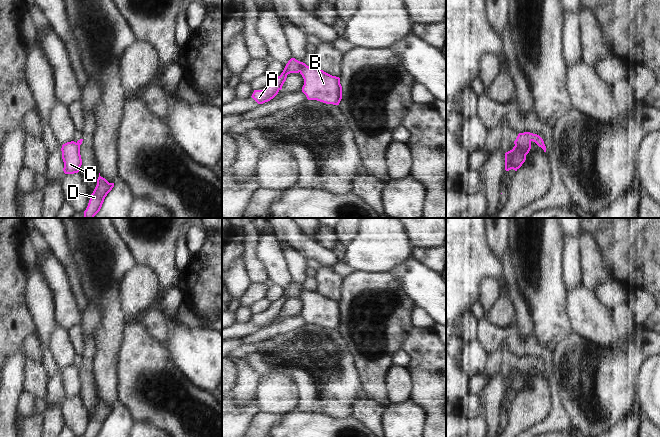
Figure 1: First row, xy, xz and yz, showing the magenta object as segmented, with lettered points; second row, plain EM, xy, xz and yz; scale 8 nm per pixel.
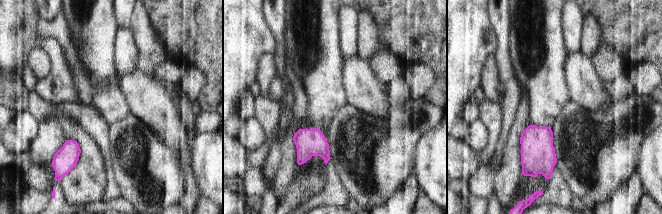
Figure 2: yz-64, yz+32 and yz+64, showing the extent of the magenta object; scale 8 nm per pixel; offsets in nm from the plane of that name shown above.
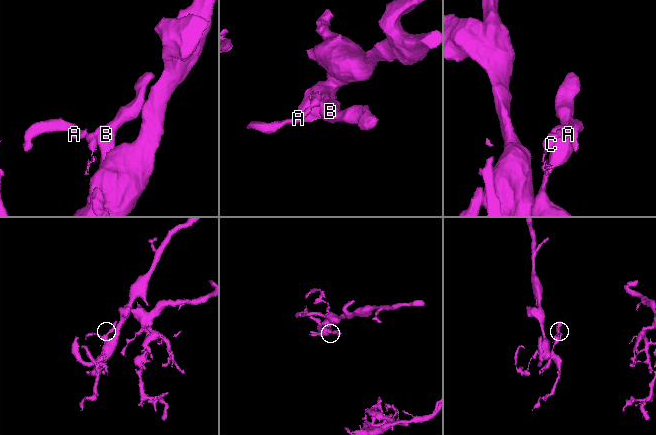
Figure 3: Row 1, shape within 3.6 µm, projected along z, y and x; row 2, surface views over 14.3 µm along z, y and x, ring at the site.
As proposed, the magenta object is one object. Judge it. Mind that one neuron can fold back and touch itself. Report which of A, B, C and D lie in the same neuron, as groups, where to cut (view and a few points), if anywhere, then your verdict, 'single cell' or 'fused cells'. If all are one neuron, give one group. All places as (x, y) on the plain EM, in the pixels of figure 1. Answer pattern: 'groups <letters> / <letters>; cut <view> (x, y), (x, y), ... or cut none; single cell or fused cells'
groups A C / B D; cut yz (515, 368), (525, 379); fused cells

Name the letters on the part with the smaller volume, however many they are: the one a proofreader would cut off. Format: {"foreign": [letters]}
{"foreign": ["A", "C"]}

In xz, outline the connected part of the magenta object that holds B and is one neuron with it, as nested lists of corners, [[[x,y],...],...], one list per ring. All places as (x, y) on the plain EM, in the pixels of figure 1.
[[[302,288],[300,298],[304,303],[302,316],[308,324],[317,324],[326,328],[339,329],[342,323],[340,302],[332,300],[319,292]]]

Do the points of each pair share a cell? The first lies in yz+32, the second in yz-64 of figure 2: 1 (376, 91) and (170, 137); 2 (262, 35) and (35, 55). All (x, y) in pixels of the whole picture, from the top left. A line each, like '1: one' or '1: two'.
1: one
2: two

